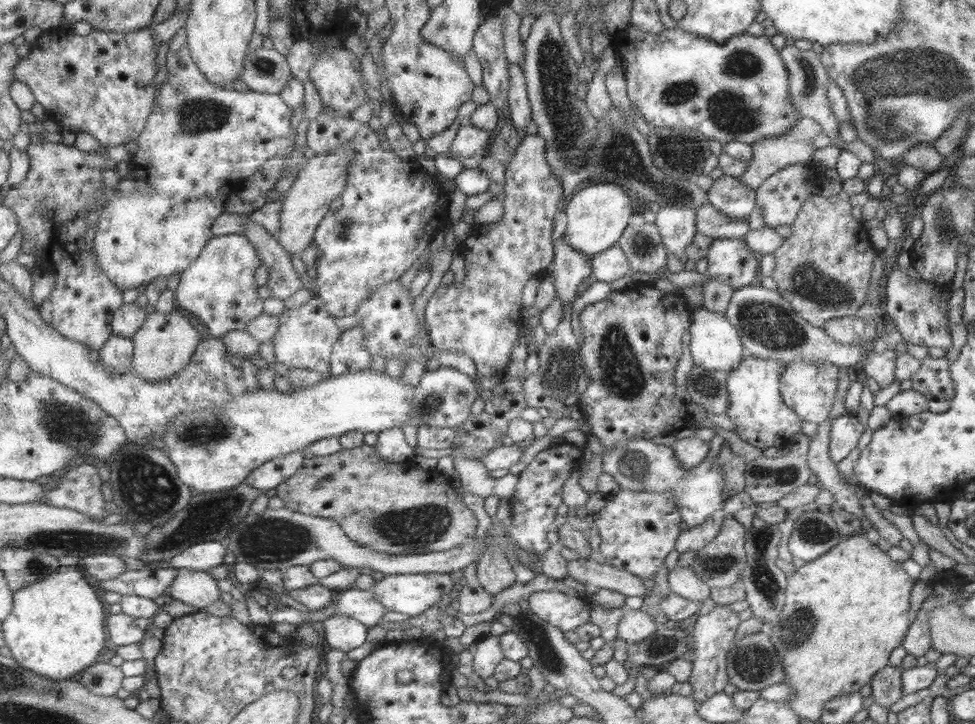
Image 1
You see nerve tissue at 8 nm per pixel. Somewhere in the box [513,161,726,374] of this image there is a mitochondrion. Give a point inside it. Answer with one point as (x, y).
(641, 245)

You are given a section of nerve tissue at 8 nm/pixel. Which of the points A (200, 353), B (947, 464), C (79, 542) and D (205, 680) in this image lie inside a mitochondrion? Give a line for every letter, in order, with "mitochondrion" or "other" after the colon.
A: other
B: other
C: mitochondrion
D: mitochondrion

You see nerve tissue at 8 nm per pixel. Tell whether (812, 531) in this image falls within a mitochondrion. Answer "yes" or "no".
yes

